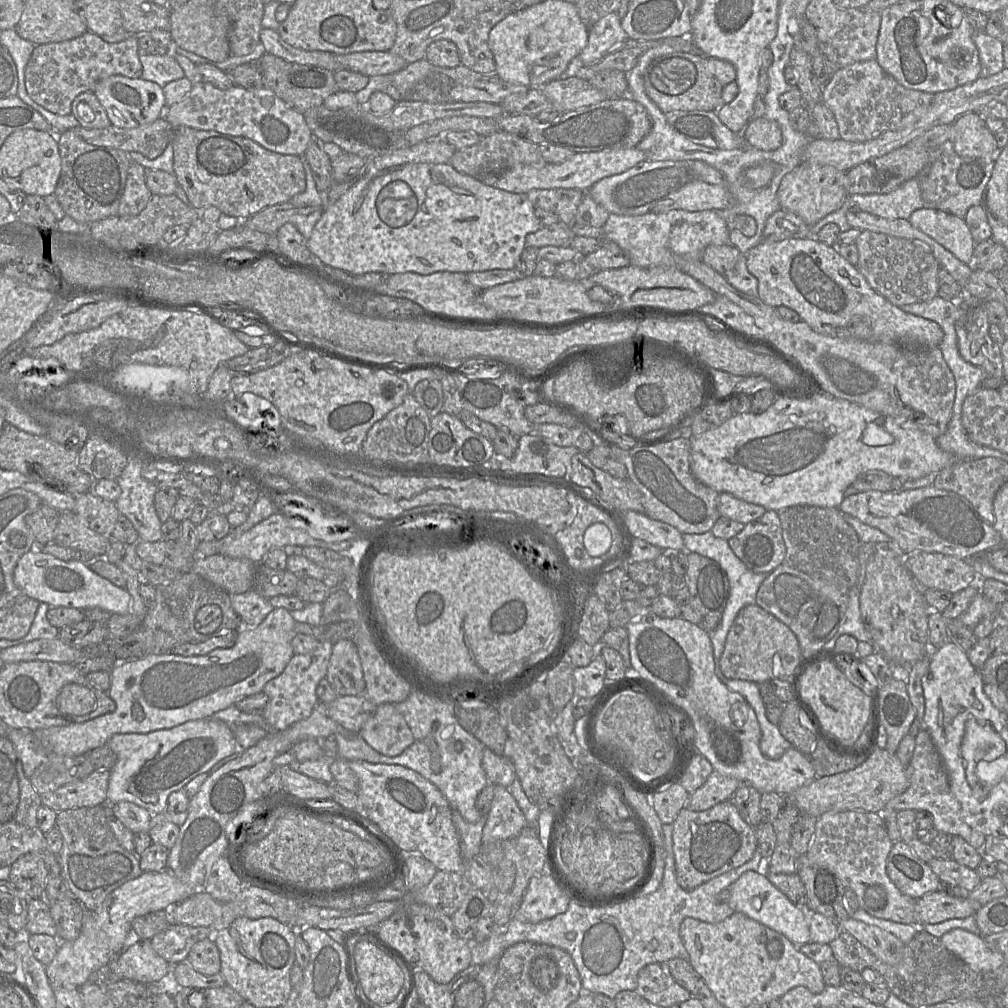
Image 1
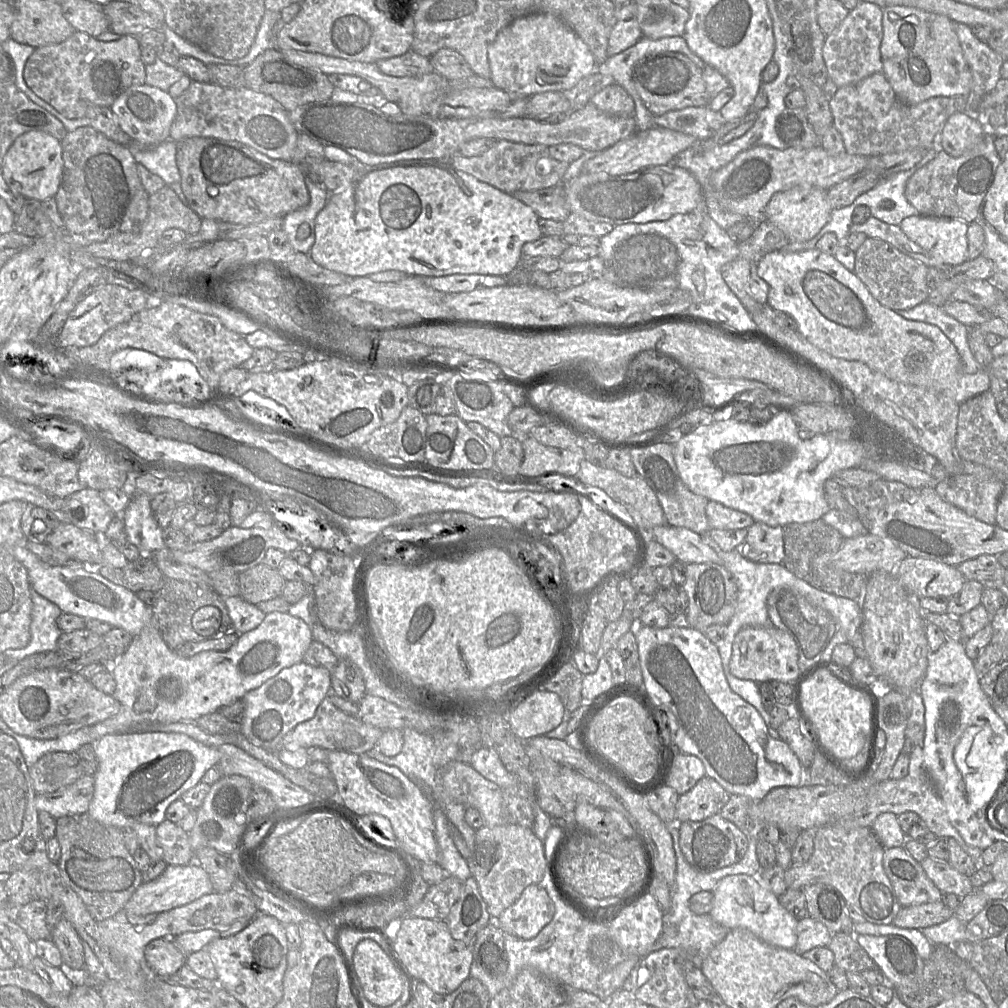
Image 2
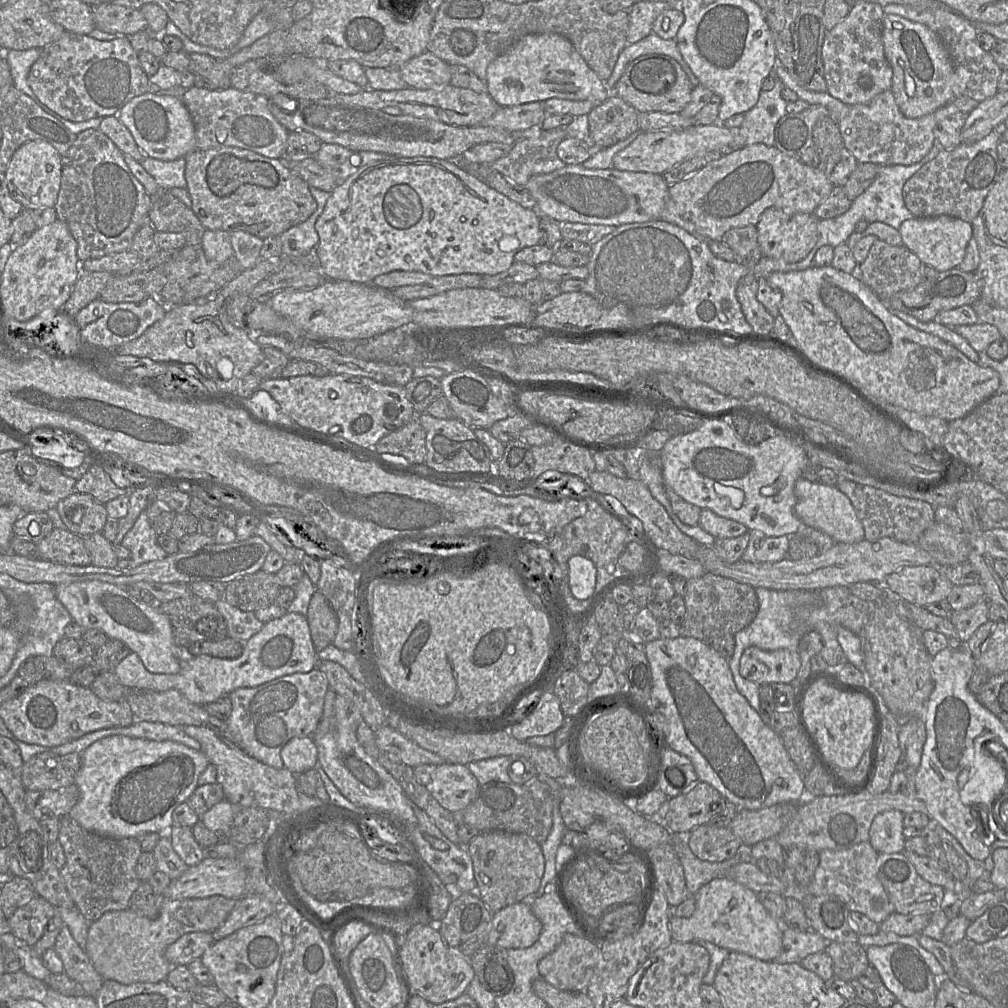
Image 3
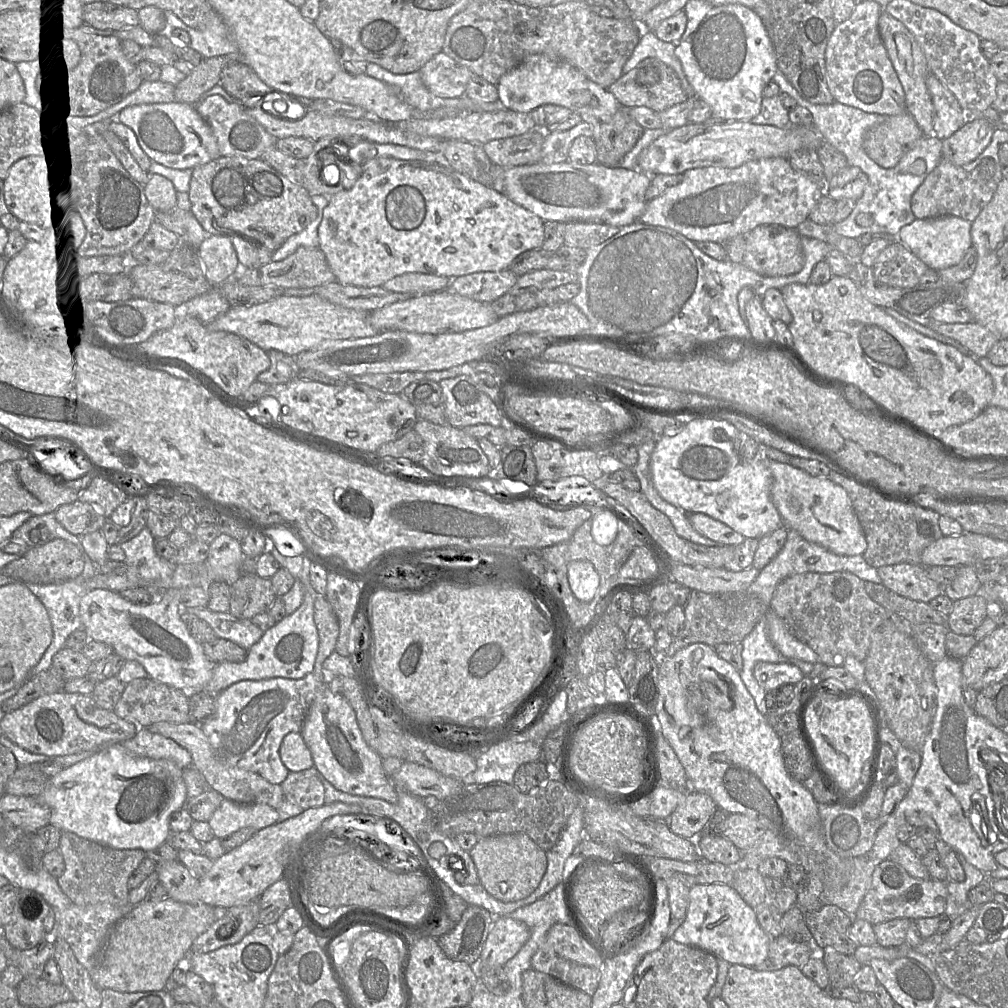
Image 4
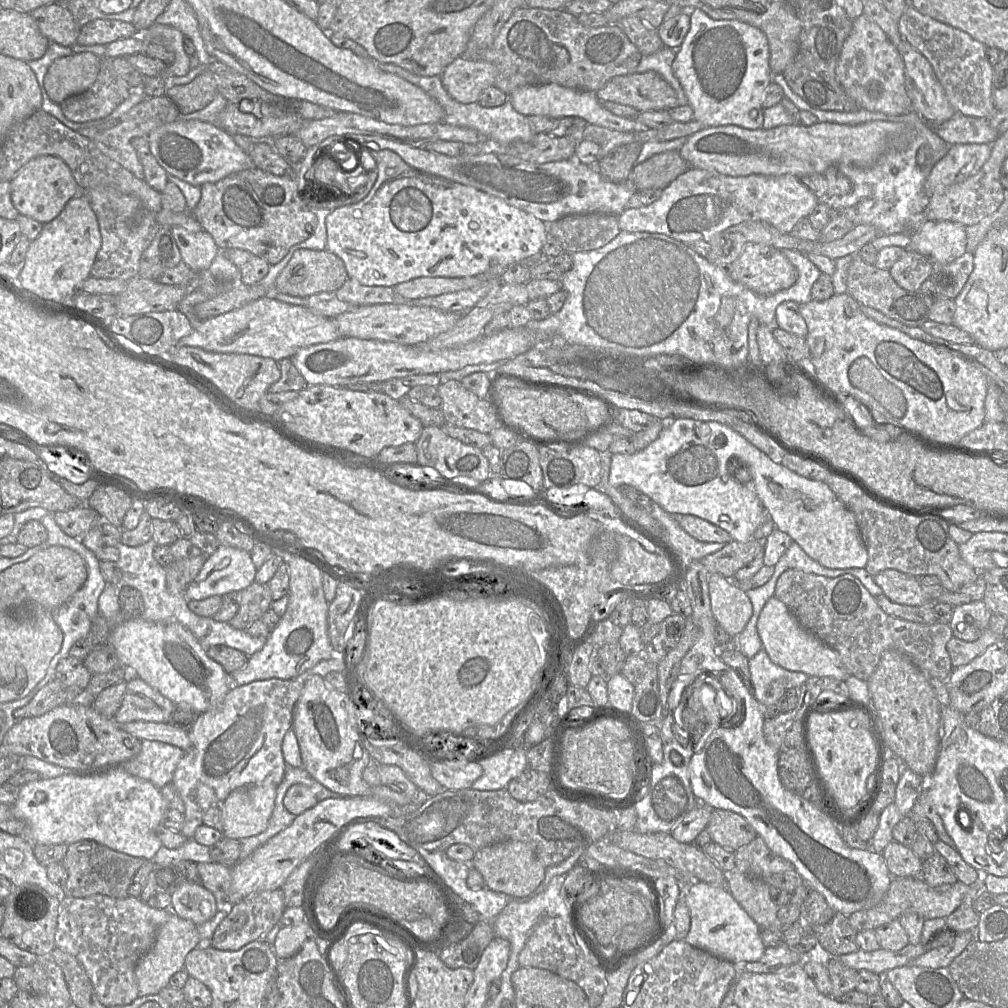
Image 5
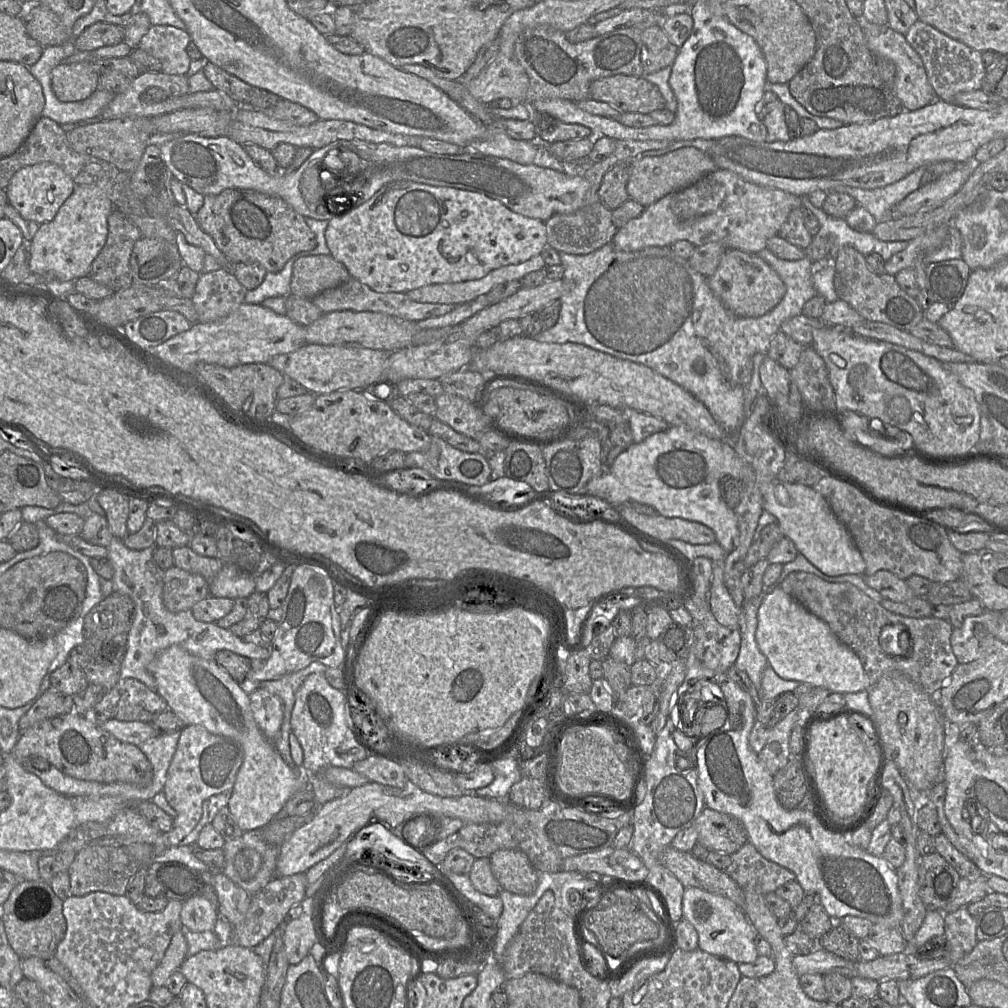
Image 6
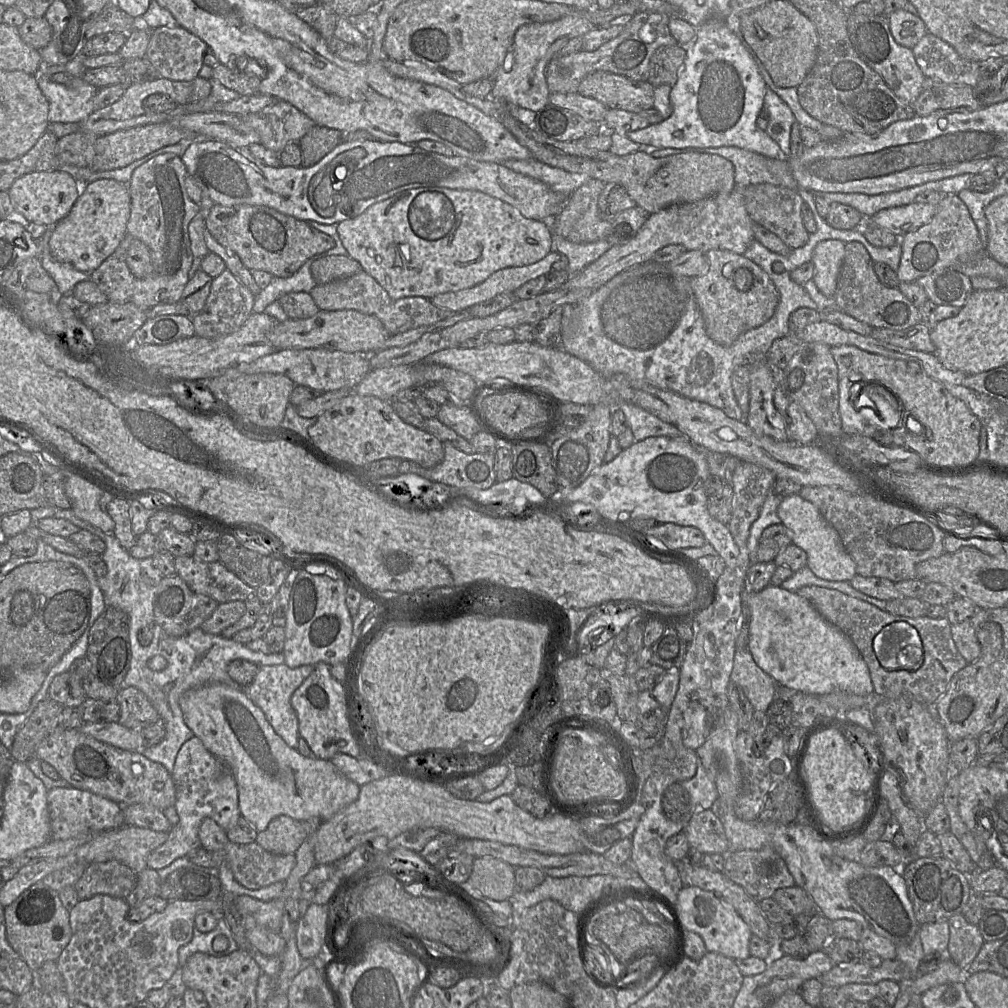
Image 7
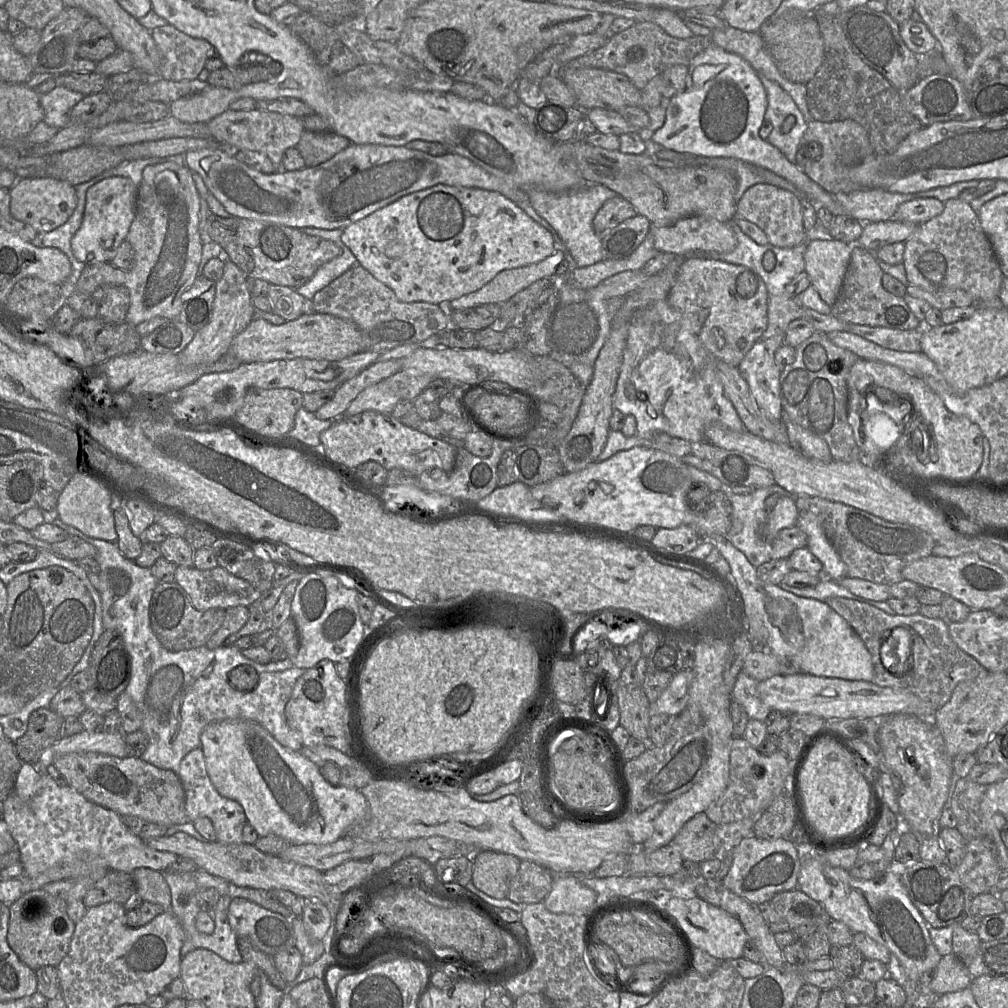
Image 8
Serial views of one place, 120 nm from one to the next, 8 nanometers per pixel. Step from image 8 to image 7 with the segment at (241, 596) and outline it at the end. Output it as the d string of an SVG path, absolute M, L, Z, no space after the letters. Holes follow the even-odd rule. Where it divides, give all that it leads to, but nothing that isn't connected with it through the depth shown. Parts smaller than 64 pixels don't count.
M194 556L174 559L175 571L195 593L214 599L218 604L231 601L245 602L255 595L255 589L246 585L220 561L202 562Z

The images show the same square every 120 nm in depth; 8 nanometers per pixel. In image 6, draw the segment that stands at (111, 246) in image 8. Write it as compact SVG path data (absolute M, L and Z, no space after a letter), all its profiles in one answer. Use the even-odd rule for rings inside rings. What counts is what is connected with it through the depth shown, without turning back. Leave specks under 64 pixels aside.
M75 186L55 218L40 227L29 242L30 270L45 278L76 281L88 276L91 265L104 247L108 236L108 217L115 209L105 192L96 186Z

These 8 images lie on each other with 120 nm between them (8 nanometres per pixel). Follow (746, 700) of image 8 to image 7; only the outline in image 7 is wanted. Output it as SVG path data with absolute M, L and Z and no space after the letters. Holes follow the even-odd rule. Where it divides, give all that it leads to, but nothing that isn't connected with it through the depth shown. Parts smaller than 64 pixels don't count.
M748 644L735 649L730 681L742 688L756 711L766 712L778 696L779 684L756 664Z

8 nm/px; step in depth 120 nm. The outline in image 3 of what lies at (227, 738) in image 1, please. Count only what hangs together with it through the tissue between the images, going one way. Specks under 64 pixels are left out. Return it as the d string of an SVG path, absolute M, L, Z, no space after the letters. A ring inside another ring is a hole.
M112 735L99 739L81 753L82 765L74 783L79 789L79 800L68 816L91 832L111 838L137 838L143 833L159 833L160 837L173 825L173 811L188 799L199 786L198 779L210 764L201 750L174 741L153 741Z

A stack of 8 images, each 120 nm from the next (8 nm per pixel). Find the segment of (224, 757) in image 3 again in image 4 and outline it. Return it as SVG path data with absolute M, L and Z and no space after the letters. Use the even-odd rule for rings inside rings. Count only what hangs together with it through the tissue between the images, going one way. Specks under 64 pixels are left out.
M157 722L147 727L151 732L170 738L185 748L192 757L192 766L199 770L211 789L239 804L266 804L274 809L279 808L283 801L281 785L271 784L257 773L226 766L220 763L213 752L211 744L201 727L196 723Z

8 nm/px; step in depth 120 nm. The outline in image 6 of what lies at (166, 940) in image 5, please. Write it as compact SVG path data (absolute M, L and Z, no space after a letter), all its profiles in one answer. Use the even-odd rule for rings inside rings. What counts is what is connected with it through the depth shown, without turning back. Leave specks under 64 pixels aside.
M183 930L176 932L167 948L165 955L151 974L153 987L165 986L170 975L179 970L186 959L187 941Z

